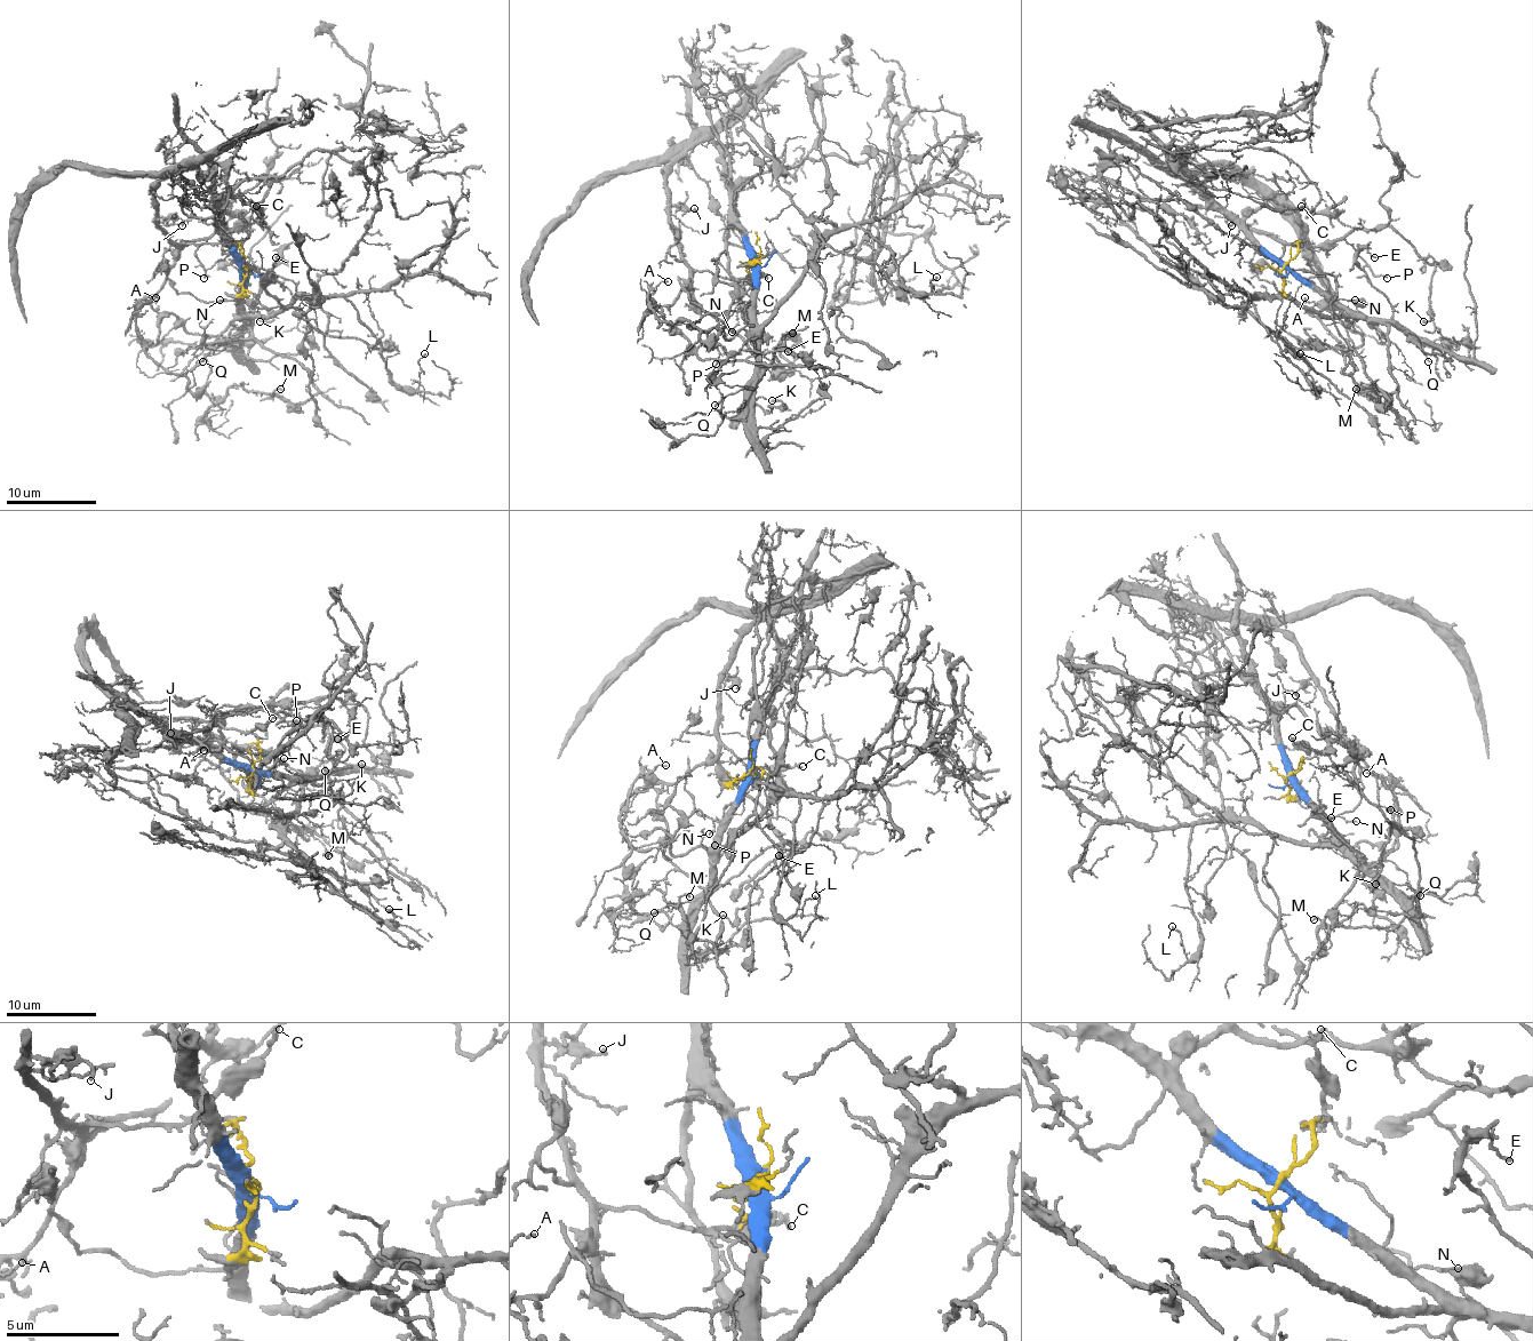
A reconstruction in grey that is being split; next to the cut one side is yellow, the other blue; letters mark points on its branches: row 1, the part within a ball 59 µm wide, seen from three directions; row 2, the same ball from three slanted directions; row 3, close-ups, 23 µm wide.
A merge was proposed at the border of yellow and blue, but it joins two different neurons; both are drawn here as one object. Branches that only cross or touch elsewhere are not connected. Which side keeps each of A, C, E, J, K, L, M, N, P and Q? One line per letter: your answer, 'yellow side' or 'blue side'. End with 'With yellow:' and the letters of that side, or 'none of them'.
A: yellow side
C: yellow side
E: blue side
J: yellow side
K: yellow side
L: blue side
M: blue side
N: blue side
P: yellow side
Q: blue side
With yellow: A, C, J, K, P

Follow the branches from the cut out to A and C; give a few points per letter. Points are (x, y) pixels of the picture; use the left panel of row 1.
A: (246, 266), (237, 242), (183, 245), (176, 250), (167, 280), (137, 303), (156, 298)
C: (246, 266), (244, 249), (228, 236), (256, 206)

